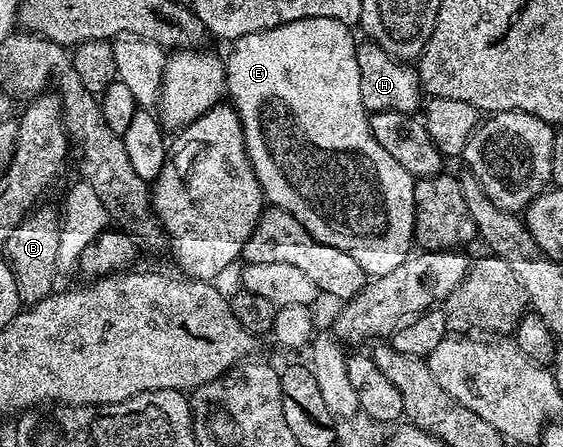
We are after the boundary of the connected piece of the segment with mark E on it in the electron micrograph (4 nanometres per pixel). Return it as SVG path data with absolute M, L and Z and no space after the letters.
M302 19L268 29L264 33L251 33L245 37L239 37L231 46L232 54L226 57L226 97L232 108L235 109L237 116L240 117L240 126L244 132L244 146L267 204L284 209L290 215L294 215L294 219L298 219L298 223L302 223L302 227L306 227L306 231L310 231L310 235L314 235L314 239L349 253L358 263L358 267L362 267L369 278L375 279L390 275L390 271L394 271L401 263L409 260L410 254L413 252L416 181L410 175L410 171L406 171L406 167L401 167L387 151L382 151L378 139L374 139L374 135L370 131L369 114L362 103L362 91L360 90L358 59L356 58L358 41L352 38L352 32L353 30L349 26L334 19Z

